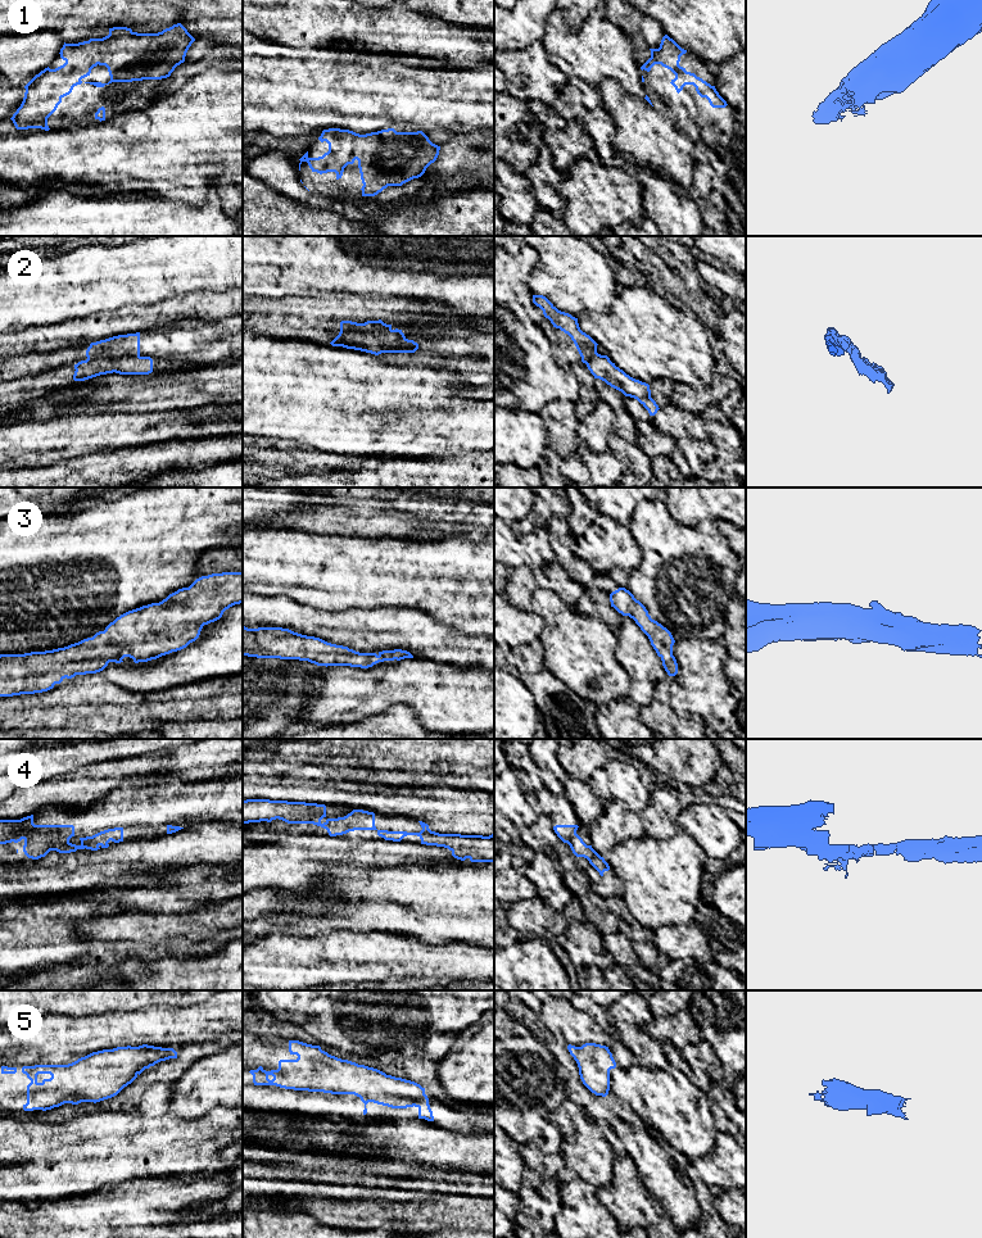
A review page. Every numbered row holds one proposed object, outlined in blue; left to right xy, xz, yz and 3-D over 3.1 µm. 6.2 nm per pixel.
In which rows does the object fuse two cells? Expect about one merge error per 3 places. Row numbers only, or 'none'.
2, 4

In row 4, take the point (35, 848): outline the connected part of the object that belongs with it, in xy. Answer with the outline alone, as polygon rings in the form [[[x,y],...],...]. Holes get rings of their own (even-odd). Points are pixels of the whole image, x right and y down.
[[[114,827],[100,831],[92,836],[80,838],[81,844],[76,845],[69,842],[71,836],[39,836],[24,839],[23,852],[28,858],[39,860],[45,857],[50,851],[59,853],[71,853],[77,849],[98,851],[100,848],[108,848],[109,842],[123,842],[123,827]]]

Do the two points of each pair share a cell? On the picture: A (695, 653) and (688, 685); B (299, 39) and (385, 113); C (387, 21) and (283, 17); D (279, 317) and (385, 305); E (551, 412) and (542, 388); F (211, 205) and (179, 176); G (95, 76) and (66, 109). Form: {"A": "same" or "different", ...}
{"A": "same", "B": "different", "C": "same", "D": "same", "E": "different", "F": "different", "G": "same"}

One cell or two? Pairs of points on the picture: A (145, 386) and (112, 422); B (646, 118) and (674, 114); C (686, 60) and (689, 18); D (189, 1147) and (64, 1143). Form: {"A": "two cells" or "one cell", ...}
{"A": "two cells", "B": "two cells", "C": "two cells", "D": "one cell"}

